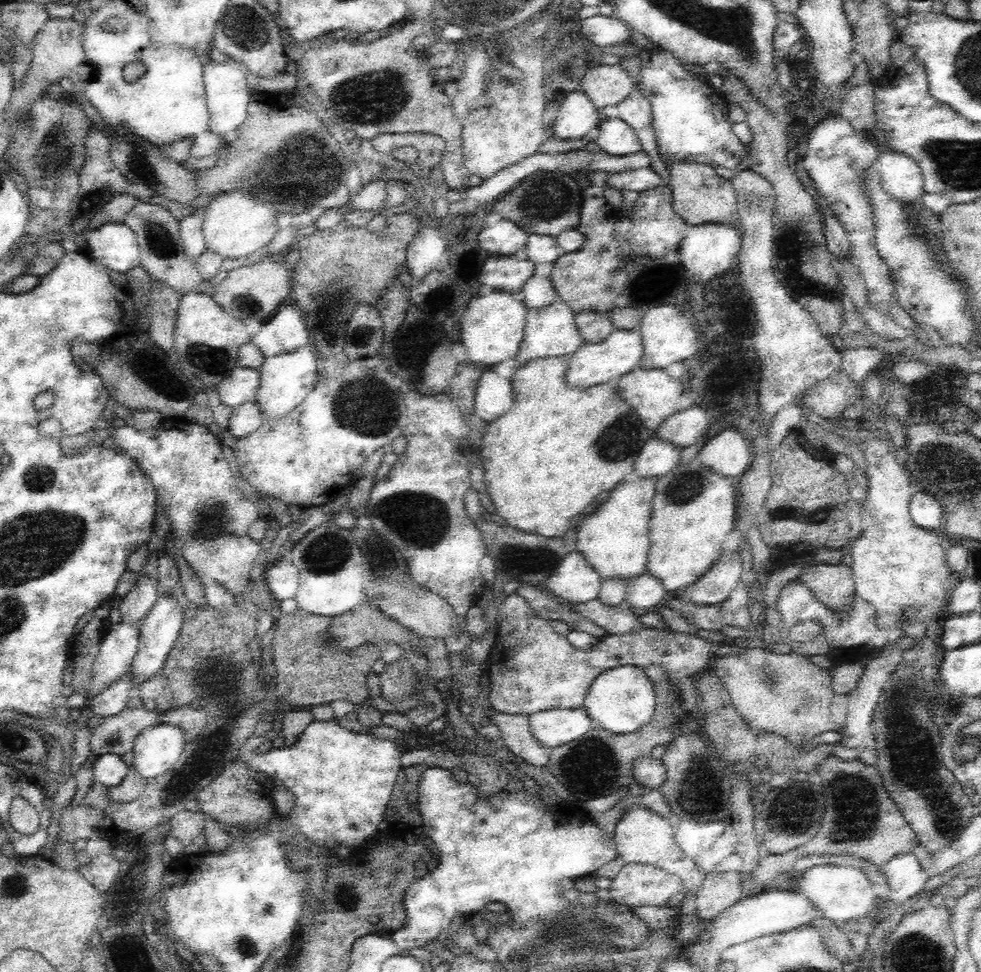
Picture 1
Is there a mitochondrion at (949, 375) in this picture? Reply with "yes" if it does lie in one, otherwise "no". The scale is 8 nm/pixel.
no

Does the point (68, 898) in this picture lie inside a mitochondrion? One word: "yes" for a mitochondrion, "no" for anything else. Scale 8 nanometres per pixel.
no

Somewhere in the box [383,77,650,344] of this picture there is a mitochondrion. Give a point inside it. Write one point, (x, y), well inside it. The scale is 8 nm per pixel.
(545, 201)

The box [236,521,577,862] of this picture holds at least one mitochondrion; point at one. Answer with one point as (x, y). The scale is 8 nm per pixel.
(324, 559)

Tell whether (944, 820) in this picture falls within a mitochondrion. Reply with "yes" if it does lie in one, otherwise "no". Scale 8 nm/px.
yes

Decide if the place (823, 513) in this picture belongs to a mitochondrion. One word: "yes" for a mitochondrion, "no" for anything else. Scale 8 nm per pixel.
yes

